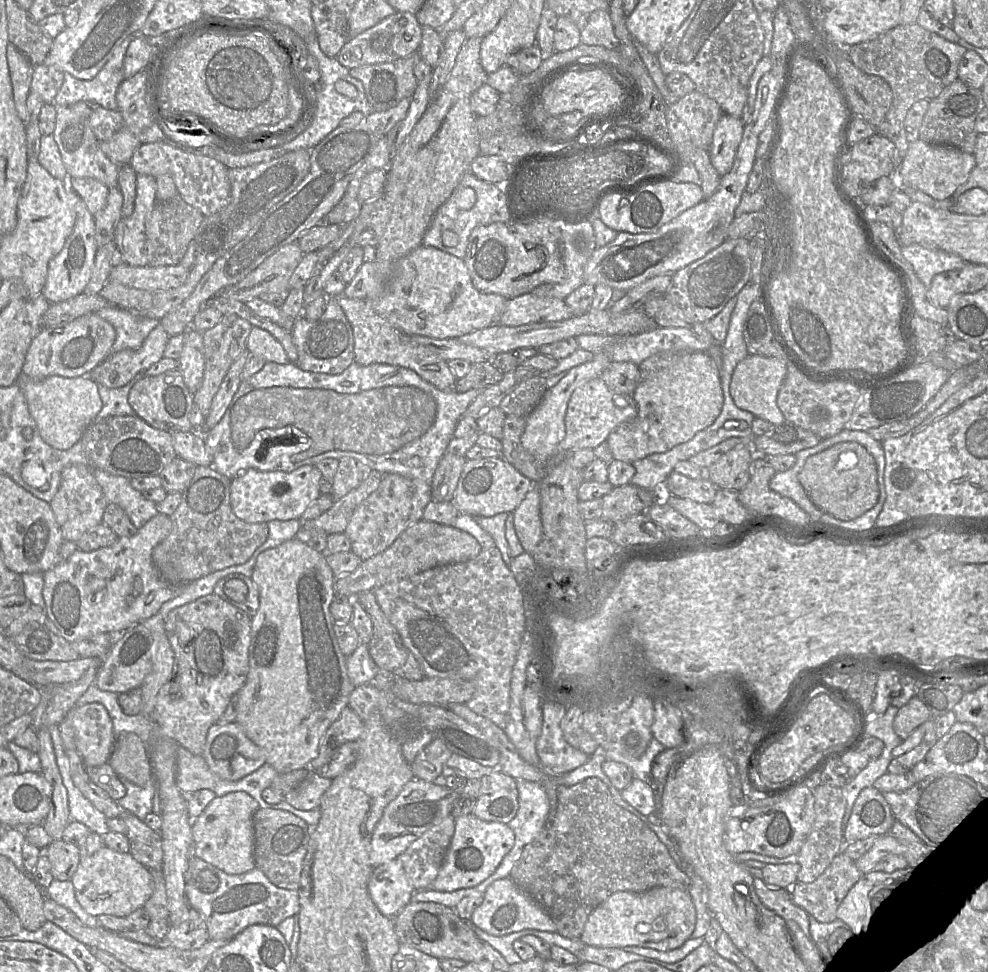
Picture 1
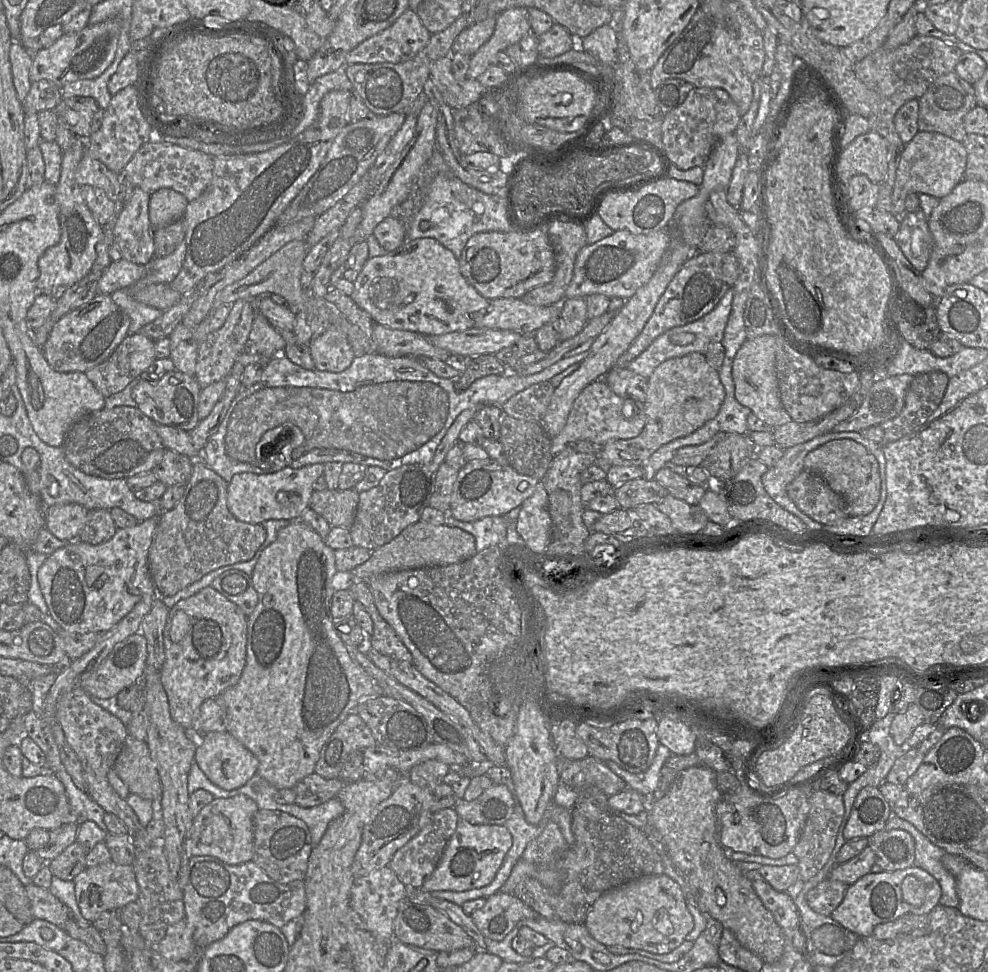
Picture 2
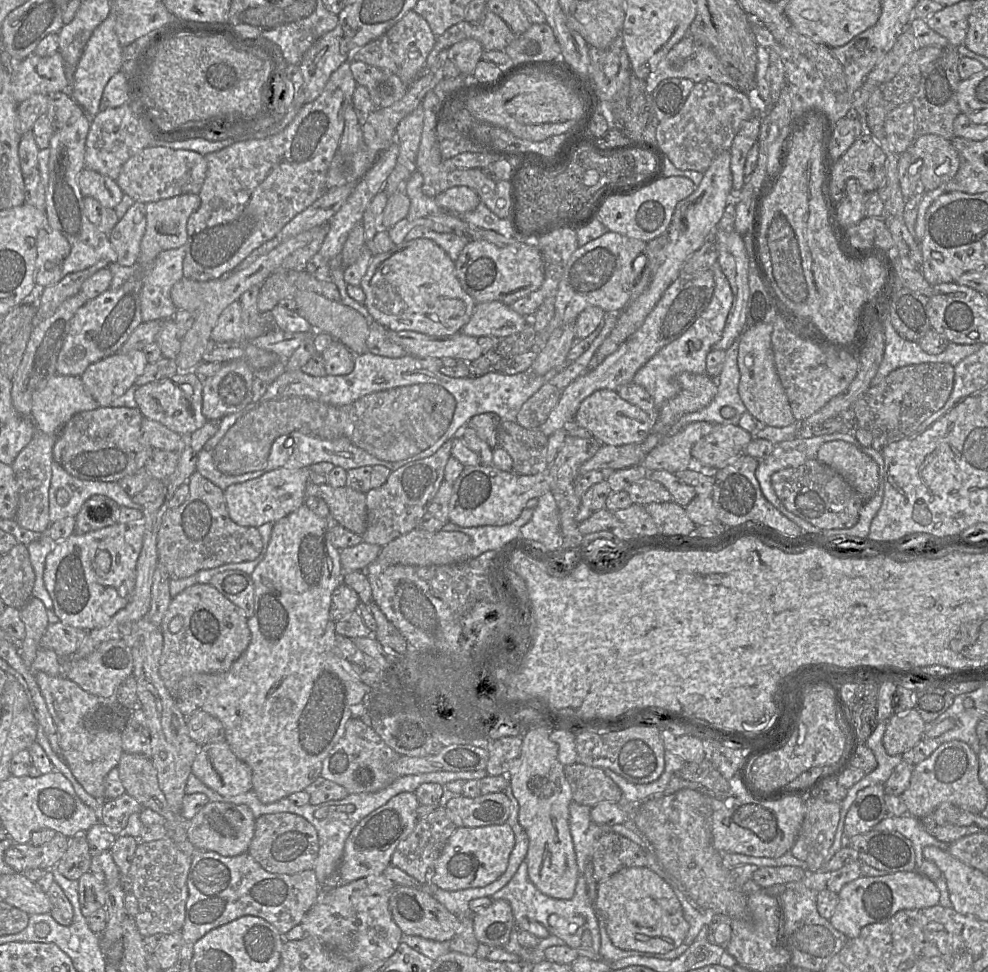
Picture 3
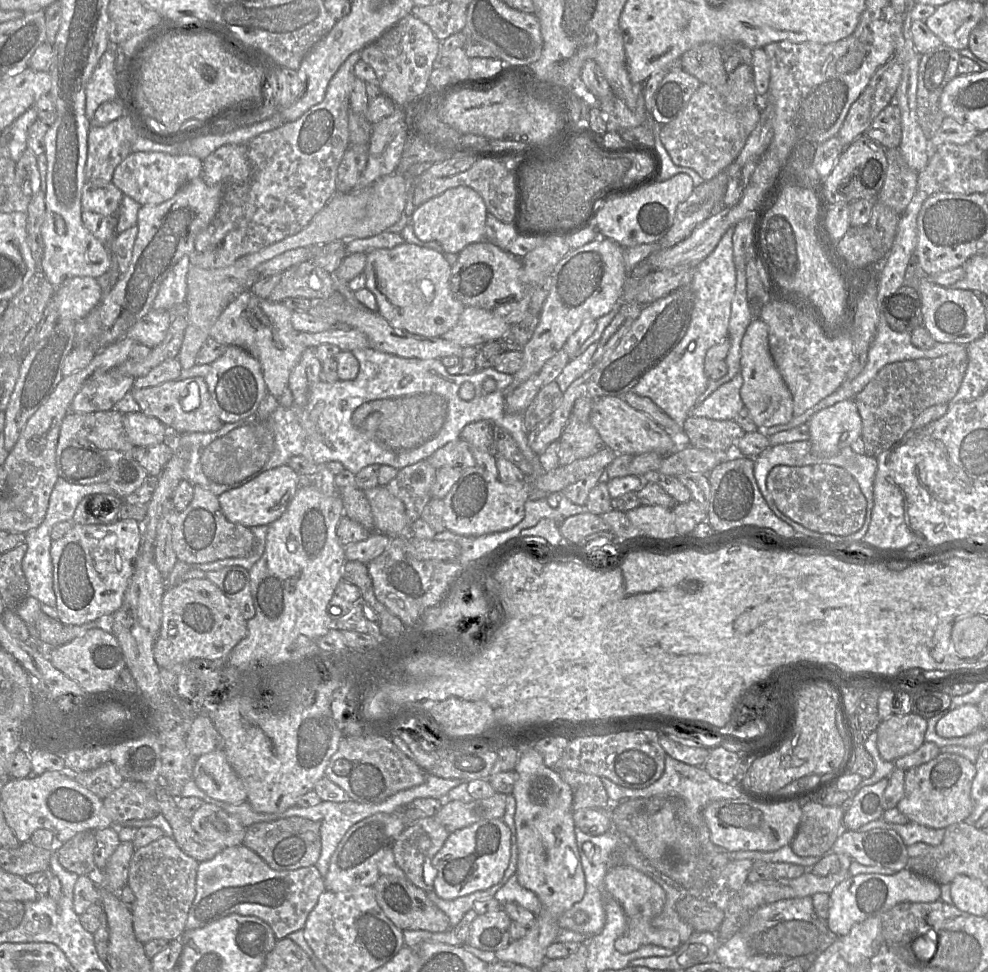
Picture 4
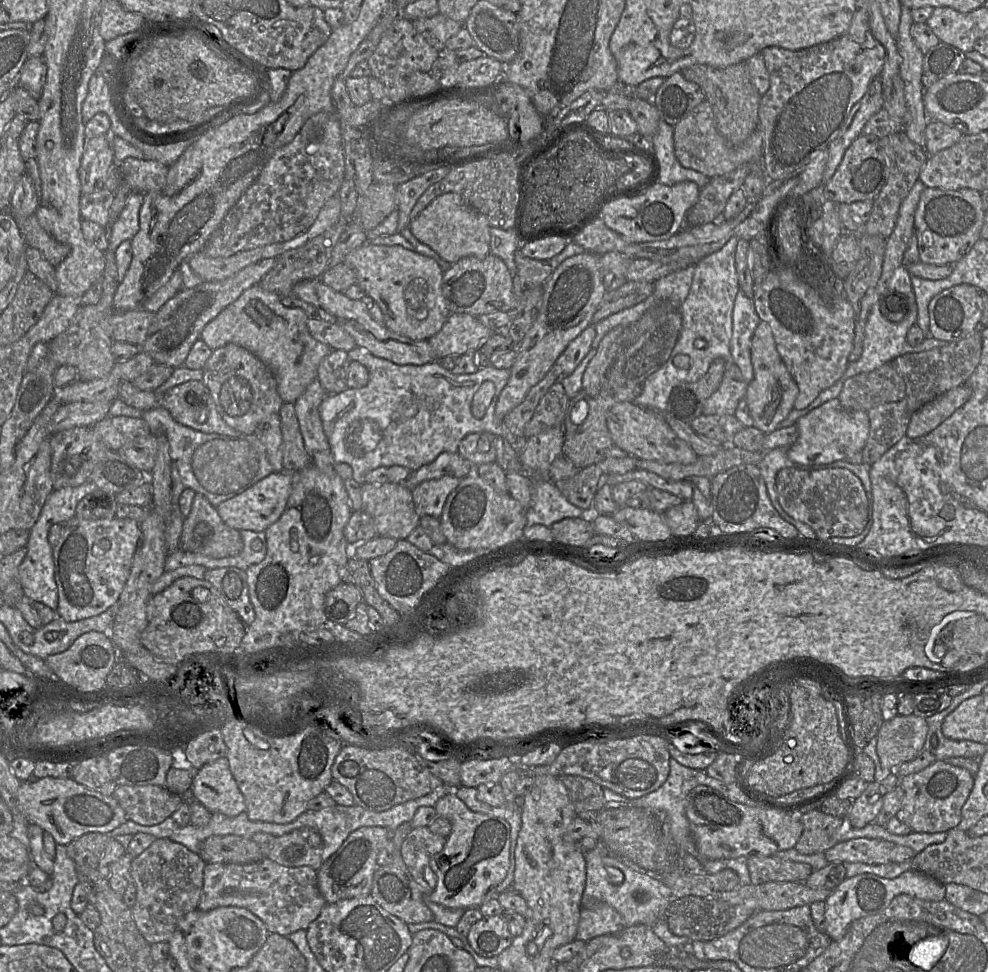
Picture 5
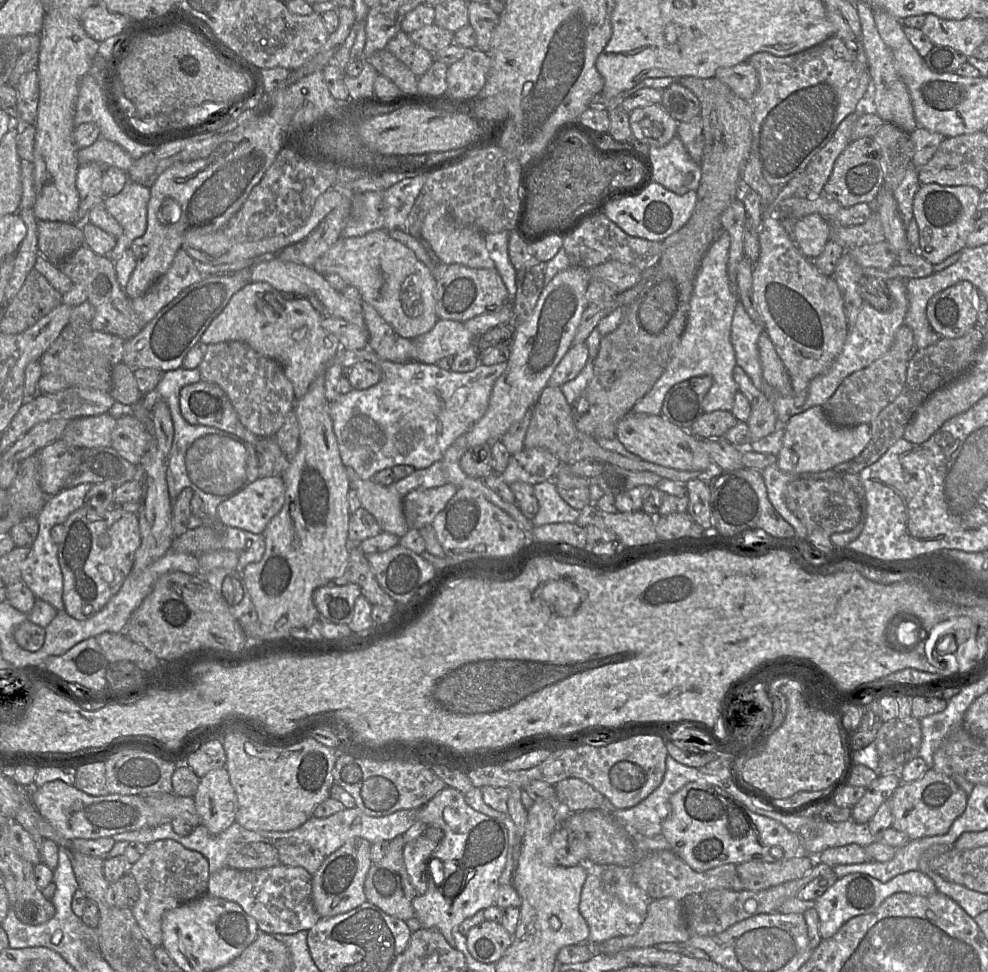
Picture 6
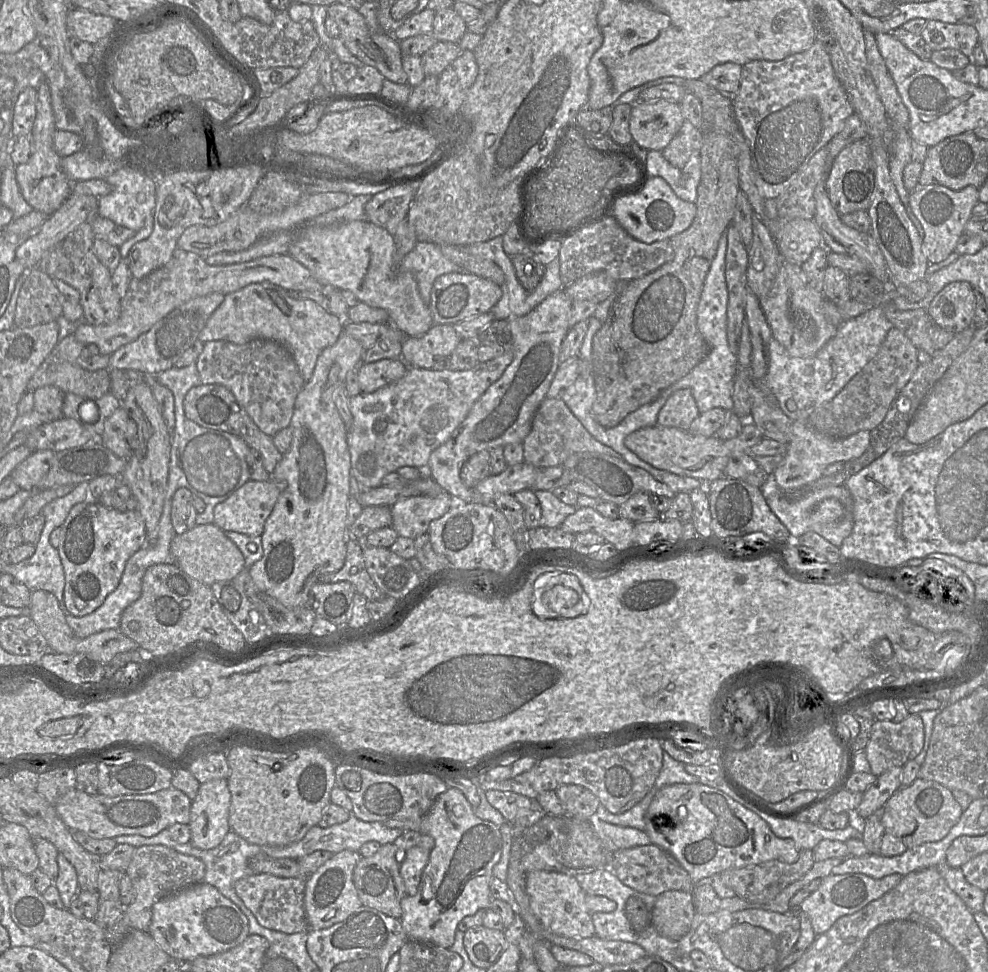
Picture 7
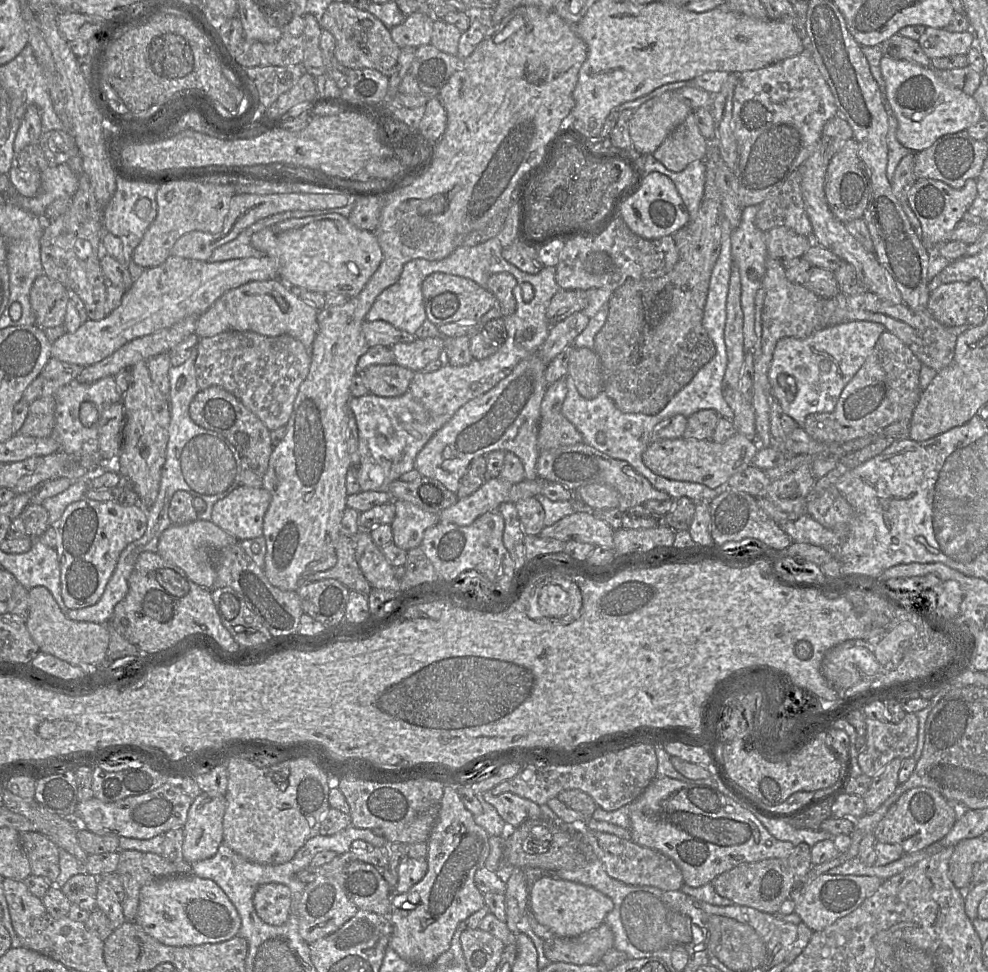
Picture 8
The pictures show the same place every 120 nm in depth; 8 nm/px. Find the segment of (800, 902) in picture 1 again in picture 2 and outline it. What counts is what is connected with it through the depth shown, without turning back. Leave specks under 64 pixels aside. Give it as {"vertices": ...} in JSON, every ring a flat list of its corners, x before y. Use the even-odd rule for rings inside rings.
{"vertices":[[827,878,806,894,806,901,816,913,830,916,842,902,847,889,845,883]]}

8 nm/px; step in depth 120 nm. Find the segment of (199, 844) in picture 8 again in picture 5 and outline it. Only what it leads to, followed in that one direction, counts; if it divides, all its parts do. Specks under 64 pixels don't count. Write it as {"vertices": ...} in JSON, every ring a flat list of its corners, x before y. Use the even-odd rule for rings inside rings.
{"vertices":[[227,757,194,770,191,786,193,798,211,813,235,817,246,811,246,803,234,779]]}

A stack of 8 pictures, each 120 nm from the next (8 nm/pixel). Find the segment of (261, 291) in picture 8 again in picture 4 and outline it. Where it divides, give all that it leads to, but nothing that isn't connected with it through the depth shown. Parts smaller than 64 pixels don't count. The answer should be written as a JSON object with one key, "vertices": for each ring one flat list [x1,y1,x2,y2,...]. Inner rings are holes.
{"vertices":[[250,290,239,293,223,310,210,329,209,336,225,346,244,349,261,364,268,392,279,398,288,388,289,376,306,347,299,341,291,323,292,311,282,303,260,299]]}

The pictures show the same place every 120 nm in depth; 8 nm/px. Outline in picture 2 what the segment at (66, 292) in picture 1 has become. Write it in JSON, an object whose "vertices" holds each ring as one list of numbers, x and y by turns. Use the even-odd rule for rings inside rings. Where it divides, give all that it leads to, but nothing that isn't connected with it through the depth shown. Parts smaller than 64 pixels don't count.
{"vertices":[[77,138,62,155,60,179,55,190,61,239,48,248,38,260,38,294,58,295,61,290,78,283,88,275,96,259,96,245,103,238,103,226,87,207,80,186,75,180,77,166,85,153,85,141,86,138]]}

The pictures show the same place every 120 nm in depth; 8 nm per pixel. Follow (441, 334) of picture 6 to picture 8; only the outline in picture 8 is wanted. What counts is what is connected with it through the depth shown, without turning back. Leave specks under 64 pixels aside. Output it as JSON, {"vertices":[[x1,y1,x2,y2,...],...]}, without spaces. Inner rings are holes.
{"vertices":[[441,337,416,338,411,343,396,343,390,348,397,365,419,372,443,356,445,340]]}

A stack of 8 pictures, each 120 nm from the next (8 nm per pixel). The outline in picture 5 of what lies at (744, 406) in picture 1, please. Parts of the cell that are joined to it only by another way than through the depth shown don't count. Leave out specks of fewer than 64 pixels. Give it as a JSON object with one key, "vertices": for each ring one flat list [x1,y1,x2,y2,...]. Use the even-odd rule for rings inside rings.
{"vertices":[[760,321,752,337,751,362,754,377,747,386,745,398,753,418,753,426,769,434,774,432,778,424,794,409,799,389,777,352,769,324,764,321]]}

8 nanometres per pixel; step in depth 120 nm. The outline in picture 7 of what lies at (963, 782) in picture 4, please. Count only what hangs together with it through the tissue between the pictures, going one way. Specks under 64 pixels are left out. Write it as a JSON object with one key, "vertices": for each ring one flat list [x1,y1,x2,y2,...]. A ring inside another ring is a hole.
{"vertices":[[917,778,891,796,880,811,880,819,886,833,899,838,911,848,942,840,959,821,962,813,951,790,937,782]]}

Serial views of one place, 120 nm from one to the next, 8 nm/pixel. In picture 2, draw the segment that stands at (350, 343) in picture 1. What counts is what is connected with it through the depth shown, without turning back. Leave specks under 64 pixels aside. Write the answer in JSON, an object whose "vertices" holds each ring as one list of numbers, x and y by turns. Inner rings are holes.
{"vertices":[[329,326,308,344,315,369,338,373,346,370,356,357,346,335]]}

